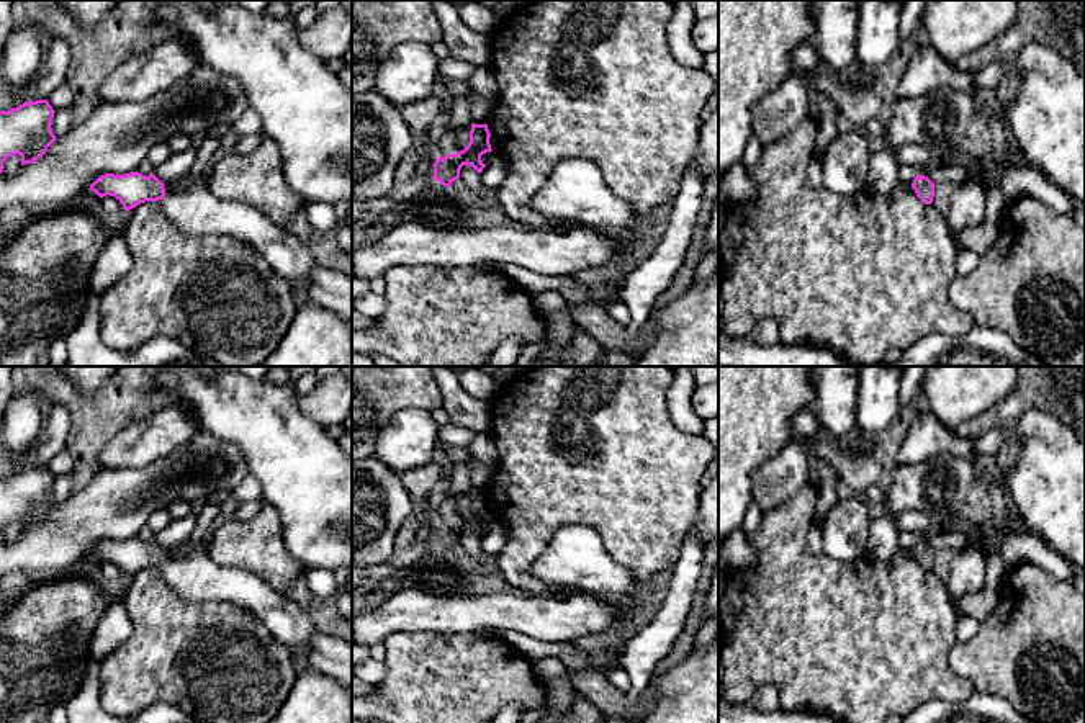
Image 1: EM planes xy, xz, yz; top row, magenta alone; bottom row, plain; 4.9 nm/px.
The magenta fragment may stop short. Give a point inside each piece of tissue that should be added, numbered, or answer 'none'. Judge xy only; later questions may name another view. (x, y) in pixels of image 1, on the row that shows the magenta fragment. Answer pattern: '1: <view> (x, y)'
1: xy (197, 213)

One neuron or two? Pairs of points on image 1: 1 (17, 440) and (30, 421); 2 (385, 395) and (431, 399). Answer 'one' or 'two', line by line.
1: one
2: one

